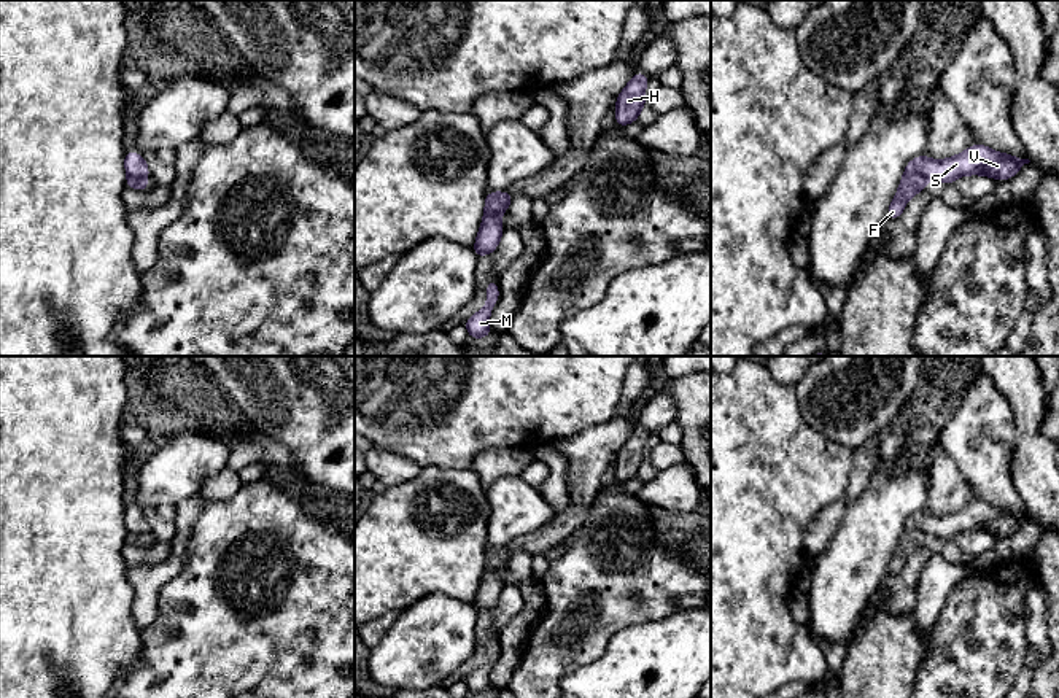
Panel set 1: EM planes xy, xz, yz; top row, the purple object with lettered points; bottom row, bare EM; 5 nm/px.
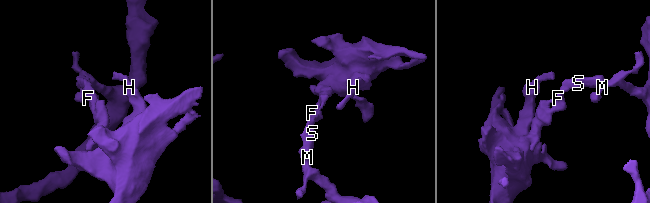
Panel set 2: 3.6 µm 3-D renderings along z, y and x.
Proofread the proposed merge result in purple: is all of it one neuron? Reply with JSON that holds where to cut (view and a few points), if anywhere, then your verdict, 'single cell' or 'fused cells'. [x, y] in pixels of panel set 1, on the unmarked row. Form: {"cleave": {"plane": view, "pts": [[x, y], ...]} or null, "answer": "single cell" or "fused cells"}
{"cleave": {"plane": "yz", "pts": [[905, 530], [926, 533]]}, "answer": "fused cells"}

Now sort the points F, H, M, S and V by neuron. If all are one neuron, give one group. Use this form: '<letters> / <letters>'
F H / M S V

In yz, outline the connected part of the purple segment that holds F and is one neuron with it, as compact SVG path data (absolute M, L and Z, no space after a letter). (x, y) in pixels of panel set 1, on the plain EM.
M903 531L897 550L887 564L887 576L898 576L908 555L922 547L925 547L925 533Z

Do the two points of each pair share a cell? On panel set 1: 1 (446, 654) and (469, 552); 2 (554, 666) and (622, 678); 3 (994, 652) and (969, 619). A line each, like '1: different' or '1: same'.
1: different
2: different
3: same

